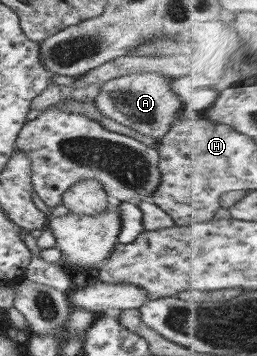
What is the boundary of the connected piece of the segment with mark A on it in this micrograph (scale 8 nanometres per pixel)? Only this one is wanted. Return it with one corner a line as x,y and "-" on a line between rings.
142,71
102,83
94,104
102,114
144,136
159,140
178,119
184,107
171,89
172,79
162,73

